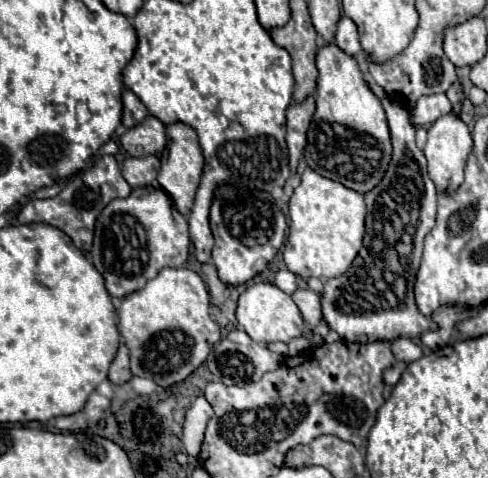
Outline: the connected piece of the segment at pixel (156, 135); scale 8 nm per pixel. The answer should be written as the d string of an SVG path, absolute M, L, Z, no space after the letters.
M147 116L139 126L121 136L121 146L131 158L145 158L147 154L161 154L167 146L165 124L155 116Z

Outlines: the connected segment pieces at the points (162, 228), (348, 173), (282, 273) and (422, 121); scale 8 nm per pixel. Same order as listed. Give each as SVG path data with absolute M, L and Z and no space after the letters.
M137 188L127 198L113 200L97 218L95 242L91 258L95 268L105 278L107 292L113 298L123 298L141 290L159 270L171 266L181 268L189 258L189 230L171 198L161 188Z
M335 44L321 46L317 52L317 110L307 134L305 162L325 178L331 178L359 194L373 190L391 162L391 136L385 110L369 90L355 58L341 52Z
M287 268L279 270L275 274L275 284L285 292L285 294L293 294L297 290L297 276L293 272L289 272Z
M433 94L433 96L423 96L417 102L417 108L411 114L411 122L415 126L427 126L435 122L435 118L441 118L443 114L451 112L451 102L445 94Z

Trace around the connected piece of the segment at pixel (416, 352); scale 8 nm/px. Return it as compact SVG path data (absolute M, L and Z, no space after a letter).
M397 338L391 342L391 352L397 360L403 362L415 362L415 358L423 356L423 350L409 338Z

